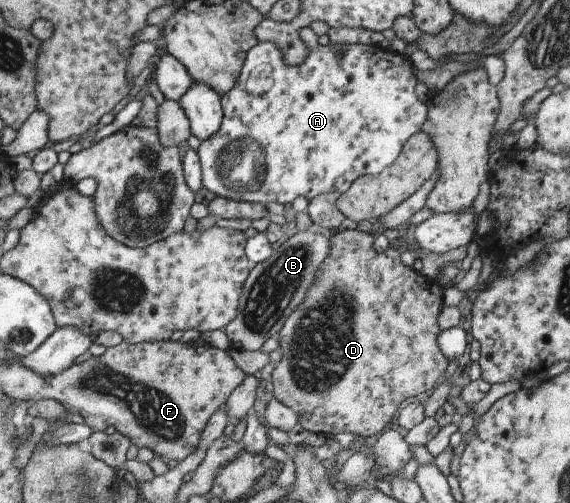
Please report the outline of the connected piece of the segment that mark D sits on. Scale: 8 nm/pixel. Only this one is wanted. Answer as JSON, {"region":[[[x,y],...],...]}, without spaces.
{"region":[[[373,230],[337,231],[329,238],[330,250],[328,256],[316,269],[314,280],[309,289],[306,289],[302,302],[297,309],[290,313],[290,316],[280,327],[280,333],[277,337],[281,346],[283,356],[278,364],[275,365],[272,372],[272,382],[274,387],[274,396],[290,407],[297,415],[301,427],[314,434],[323,434],[333,437],[337,433],[355,433],[361,437],[377,435],[390,427],[393,423],[395,413],[399,411],[399,405],[409,399],[409,397],[420,397],[425,391],[429,391],[437,383],[441,375],[450,367],[450,361],[441,353],[437,345],[437,336],[442,330],[440,328],[438,317],[443,306],[443,294],[441,283],[437,279],[430,280],[423,277],[413,267],[405,266],[401,262],[401,251],[397,248],[389,247],[382,253],[373,248],[373,242],[377,237],[377,232]]]}

